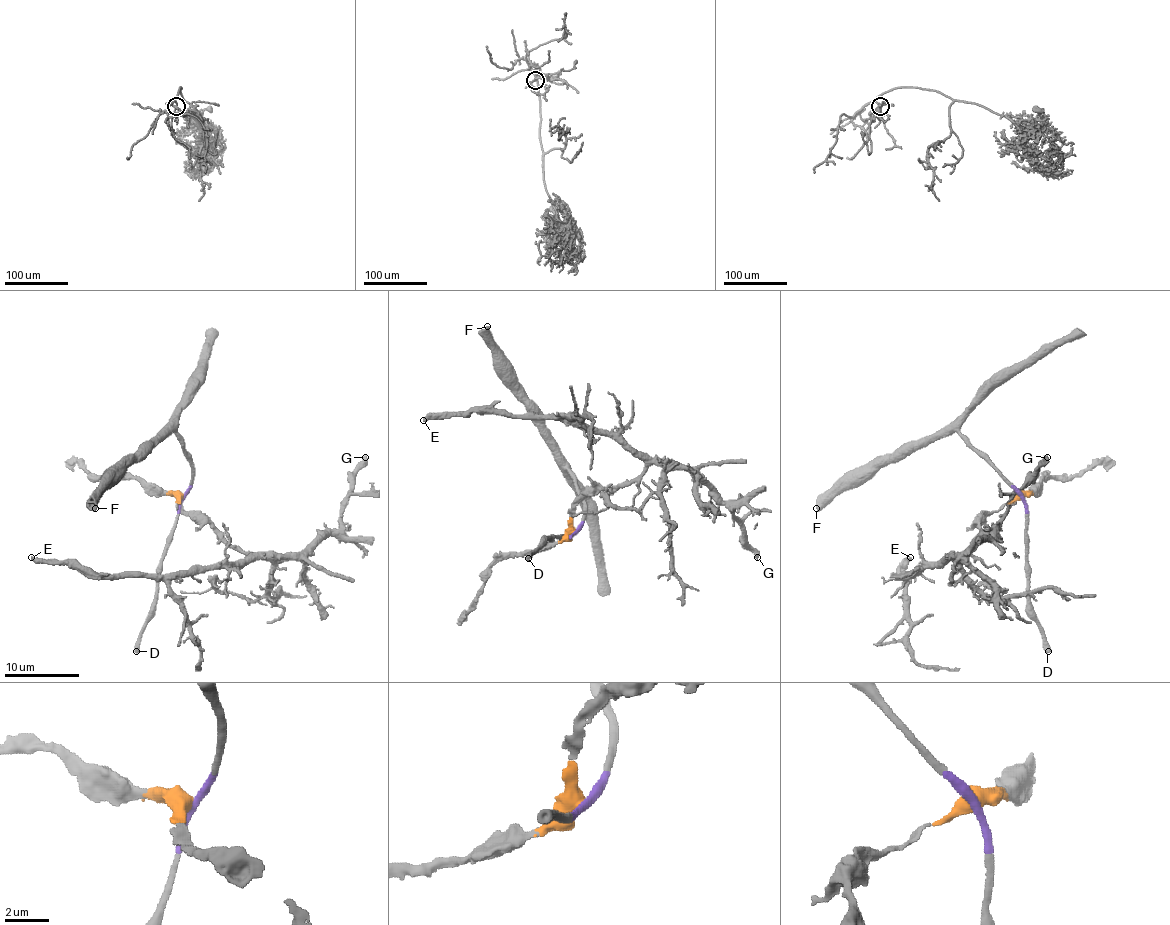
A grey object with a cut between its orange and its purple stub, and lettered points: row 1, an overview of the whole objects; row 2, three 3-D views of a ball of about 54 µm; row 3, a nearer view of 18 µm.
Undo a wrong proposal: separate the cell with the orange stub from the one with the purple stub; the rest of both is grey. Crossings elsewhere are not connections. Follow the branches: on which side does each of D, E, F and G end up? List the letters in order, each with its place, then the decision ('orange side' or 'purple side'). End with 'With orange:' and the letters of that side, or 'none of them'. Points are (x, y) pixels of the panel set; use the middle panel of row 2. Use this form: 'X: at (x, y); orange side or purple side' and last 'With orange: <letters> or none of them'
D: at (528, 558); purple side
E: at (423, 420); orange side
F: at (487, 326); purple side
G: at (757, 557); orange side
With orange: E, G

